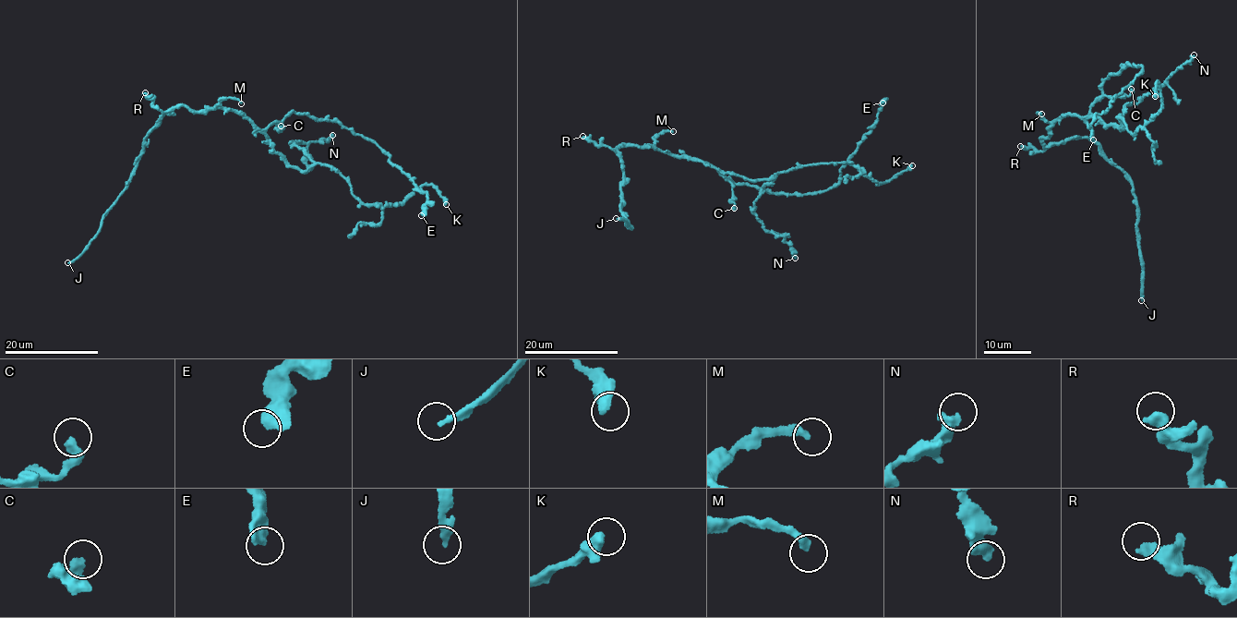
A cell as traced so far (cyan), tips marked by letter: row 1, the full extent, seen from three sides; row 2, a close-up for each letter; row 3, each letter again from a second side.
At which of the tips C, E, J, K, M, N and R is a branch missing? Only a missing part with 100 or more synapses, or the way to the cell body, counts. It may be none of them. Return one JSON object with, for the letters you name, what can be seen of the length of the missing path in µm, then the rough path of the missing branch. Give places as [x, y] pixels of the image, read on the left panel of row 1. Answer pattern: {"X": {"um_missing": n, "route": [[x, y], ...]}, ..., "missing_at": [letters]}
{"J": {"um_missing": 250}, "missing_at": ["J"]}

